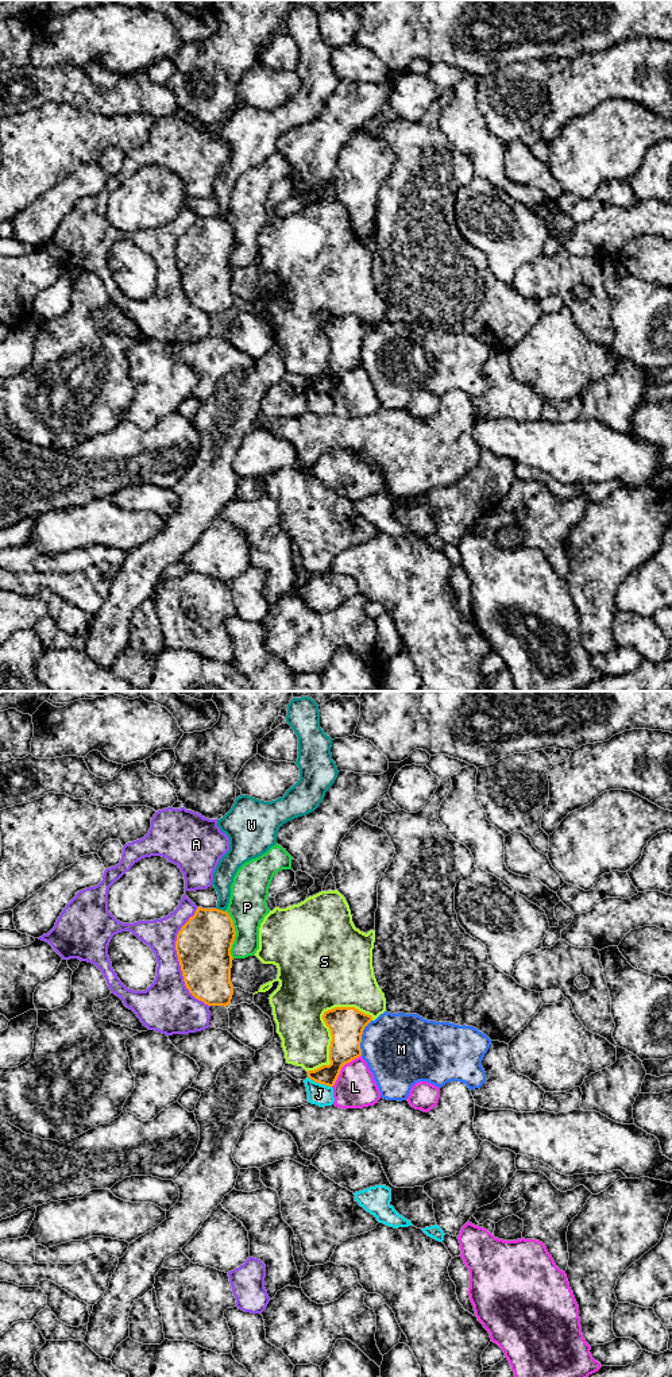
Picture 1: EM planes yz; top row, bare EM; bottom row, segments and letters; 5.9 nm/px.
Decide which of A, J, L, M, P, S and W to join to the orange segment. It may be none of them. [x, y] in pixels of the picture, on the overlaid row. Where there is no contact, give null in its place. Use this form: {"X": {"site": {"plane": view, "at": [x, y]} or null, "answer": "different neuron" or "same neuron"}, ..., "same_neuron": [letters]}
{"A": {"site": {"plane": "yz", "at": [178, 960]}, "answer": "different neuron"}, "J": {"site": {"plane": "yz", "at": [320, 1083]}, "answer": "different neuron"}, "L": {"site": {"plane": "yz", "at": [342, 1067]}, "answer": "different neuron"}, "M": {"site": {"plane": "yz", "at": [360, 1037]}, "answer": "different neuron"}, "P": {"site": {"plane": "yz", "at": [235, 934]}, "answer": "different neuron"}, "S": {"site": {"plane": "yz", "at": [325, 1023]}, "answer": "different neuron"}, "W": {"site": {"plane": "yz", "at": [220, 910]}, "answer": "different neuron"}, "same_neuron": []}

